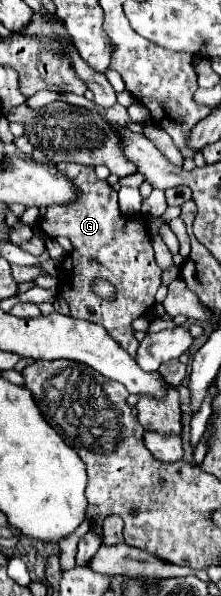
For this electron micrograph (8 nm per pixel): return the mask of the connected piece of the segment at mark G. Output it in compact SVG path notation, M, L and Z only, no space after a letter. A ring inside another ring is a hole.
M61 162L57 168L81 186L81 202L73 202L73 206L49 206L47 220L43 216L39 222L49 236L65 236L73 244L71 254L67 254L61 264L63 282L59 282L57 298L69 304L69 316L101 324L109 336L133 356L139 342L131 322L153 310L155 292L161 286L161 268L155 262L145 220L125 220L117 204L117 192L107 182L95 178L93 166ZM95 278L105 278L115 284L117 296L113 302L101 300L91 292L91 282Z

